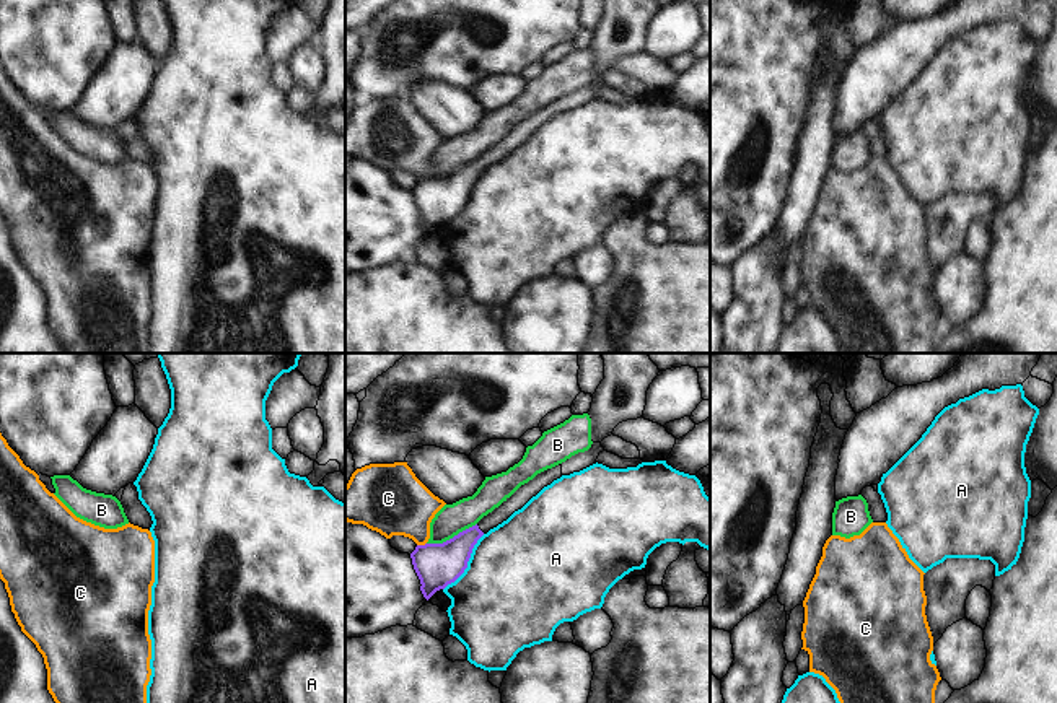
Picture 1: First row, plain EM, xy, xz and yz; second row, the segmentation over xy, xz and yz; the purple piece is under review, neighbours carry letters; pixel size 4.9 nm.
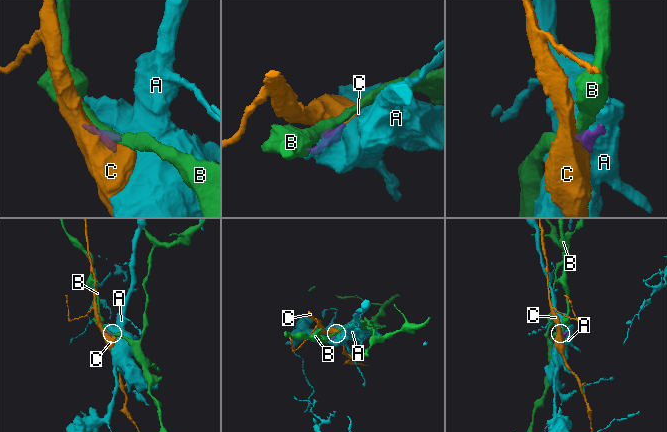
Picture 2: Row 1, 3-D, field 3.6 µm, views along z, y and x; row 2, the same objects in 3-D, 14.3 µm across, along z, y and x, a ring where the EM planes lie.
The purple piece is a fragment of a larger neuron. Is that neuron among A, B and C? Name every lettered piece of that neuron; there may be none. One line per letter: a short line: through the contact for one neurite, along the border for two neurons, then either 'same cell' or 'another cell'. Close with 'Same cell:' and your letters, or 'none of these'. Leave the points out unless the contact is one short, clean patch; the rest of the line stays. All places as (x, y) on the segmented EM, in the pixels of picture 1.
A: another cell
B: line xz (476, 523), (442, 542), (427, 544); another cell
C: line xz (425, 542), (417, 545); another cell
Same cell: none of these

